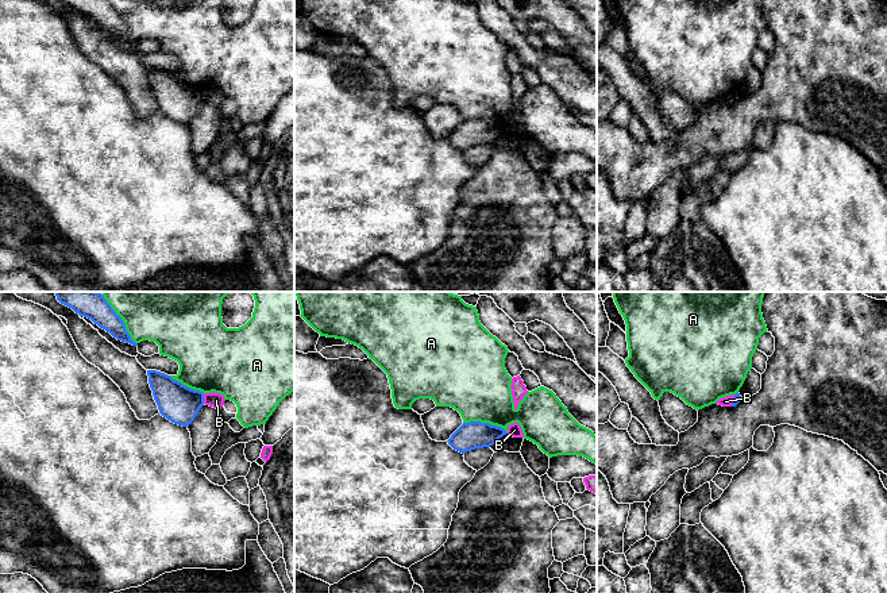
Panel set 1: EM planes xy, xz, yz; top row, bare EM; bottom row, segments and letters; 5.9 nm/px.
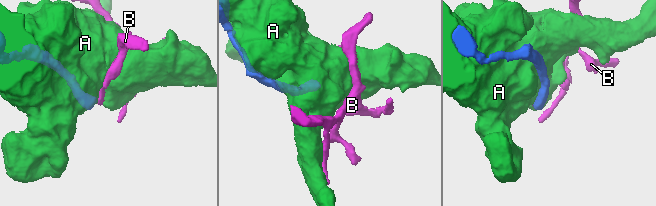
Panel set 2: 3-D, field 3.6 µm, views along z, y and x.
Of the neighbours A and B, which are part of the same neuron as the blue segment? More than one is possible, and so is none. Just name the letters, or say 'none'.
none

